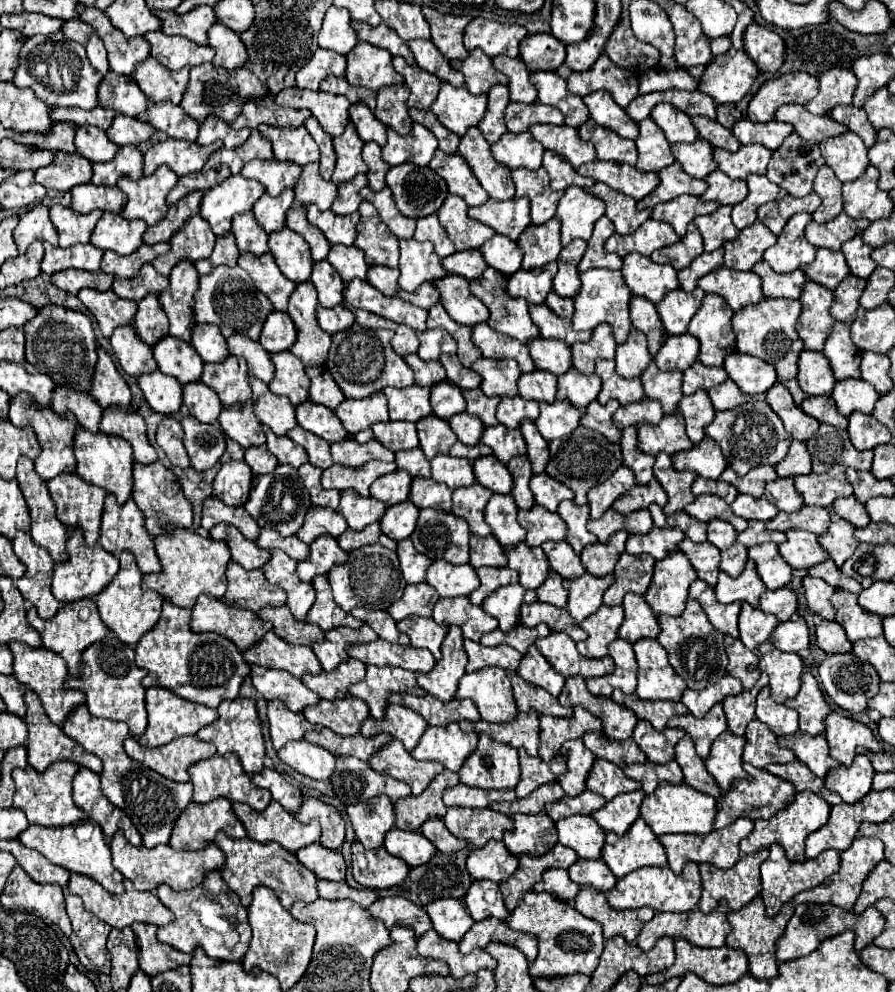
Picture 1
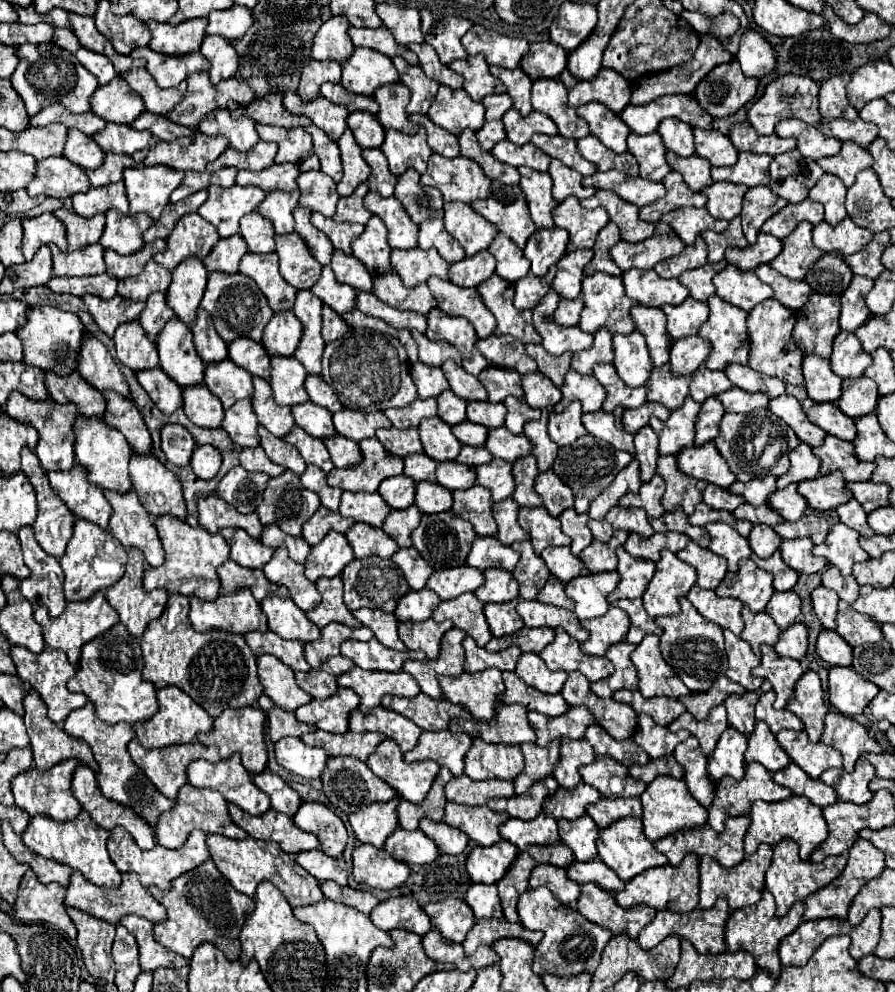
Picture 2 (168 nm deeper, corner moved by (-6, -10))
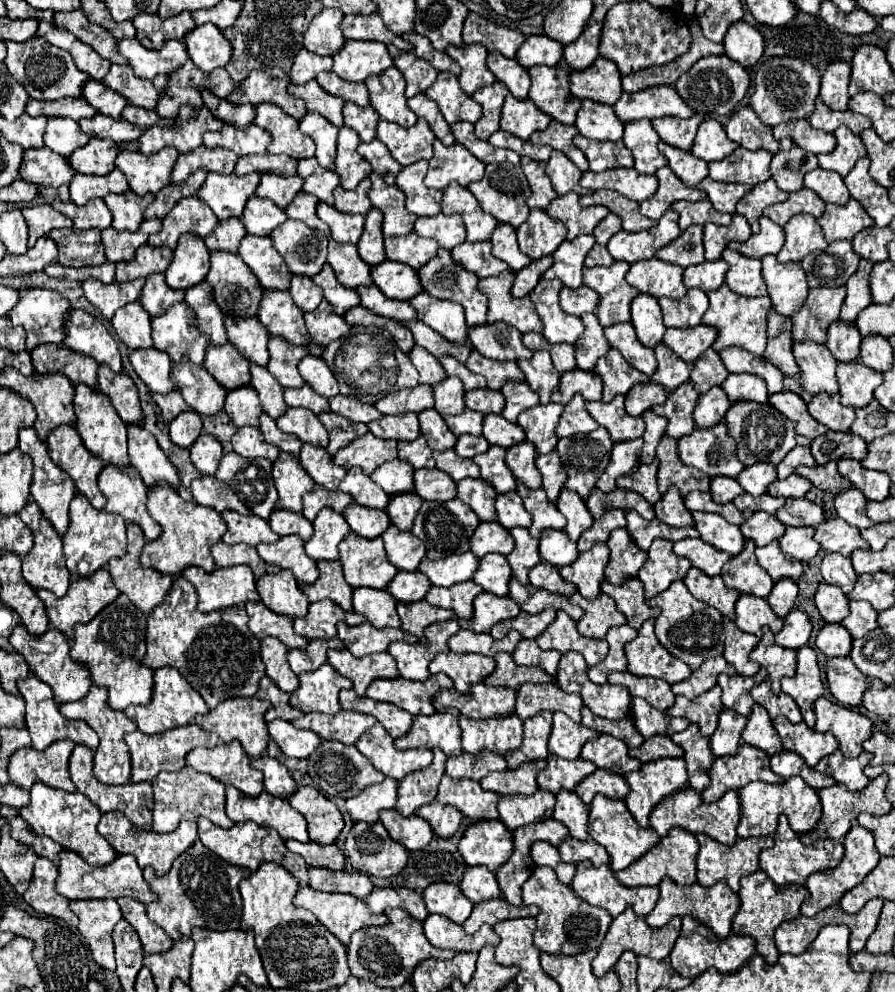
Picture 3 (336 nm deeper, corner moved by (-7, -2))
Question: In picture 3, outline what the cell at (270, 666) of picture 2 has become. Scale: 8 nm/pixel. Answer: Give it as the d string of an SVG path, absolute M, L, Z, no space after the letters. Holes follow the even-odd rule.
M265 637L261 641L261 659L267 665L267 675L279 685L279 689L287 693L297 689L297 675L287 663L287 647L277 637Z

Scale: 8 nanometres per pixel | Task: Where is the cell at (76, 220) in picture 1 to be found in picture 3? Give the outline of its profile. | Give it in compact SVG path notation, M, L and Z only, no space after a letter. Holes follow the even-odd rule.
M91 199L91 203L79 207L71 201L63 203L63 201L53 201L51 207L63 215L67 215L73 221L73 229L105 229L111 225L111 211L107 209L103 199Z

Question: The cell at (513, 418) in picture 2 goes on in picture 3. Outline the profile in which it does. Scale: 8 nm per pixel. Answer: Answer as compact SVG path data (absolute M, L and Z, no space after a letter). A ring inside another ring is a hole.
M509 381L503 385L501 389L503 397L505 397L505 409L503 409L503 417L509 421L517 421L517 415L529 407L535 407L539 403L539 397L535 395L535 391L531 391L531 387L525 381Z

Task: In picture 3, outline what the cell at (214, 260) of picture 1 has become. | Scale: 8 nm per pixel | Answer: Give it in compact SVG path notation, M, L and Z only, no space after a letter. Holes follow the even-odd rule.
M223 219L217 223L215 231L205 237L205 245L209 251L231 251L235 253L239 249L241 239L247 235L241 219Z

